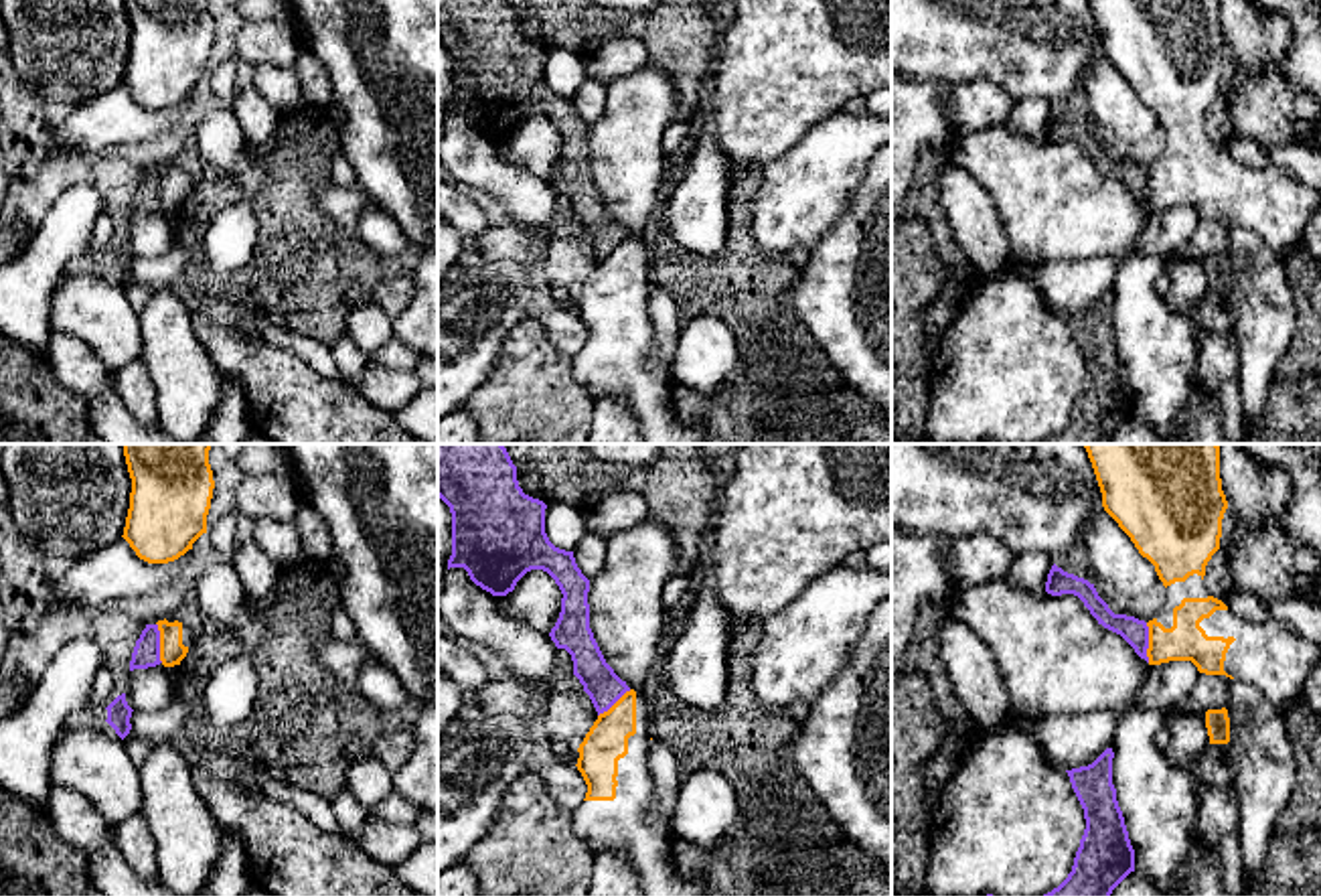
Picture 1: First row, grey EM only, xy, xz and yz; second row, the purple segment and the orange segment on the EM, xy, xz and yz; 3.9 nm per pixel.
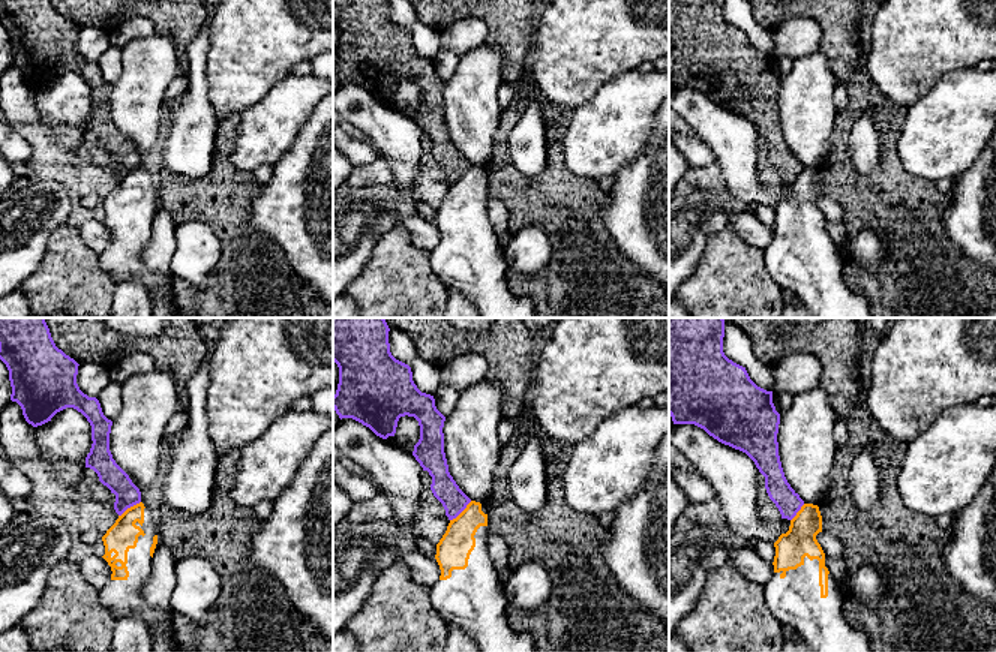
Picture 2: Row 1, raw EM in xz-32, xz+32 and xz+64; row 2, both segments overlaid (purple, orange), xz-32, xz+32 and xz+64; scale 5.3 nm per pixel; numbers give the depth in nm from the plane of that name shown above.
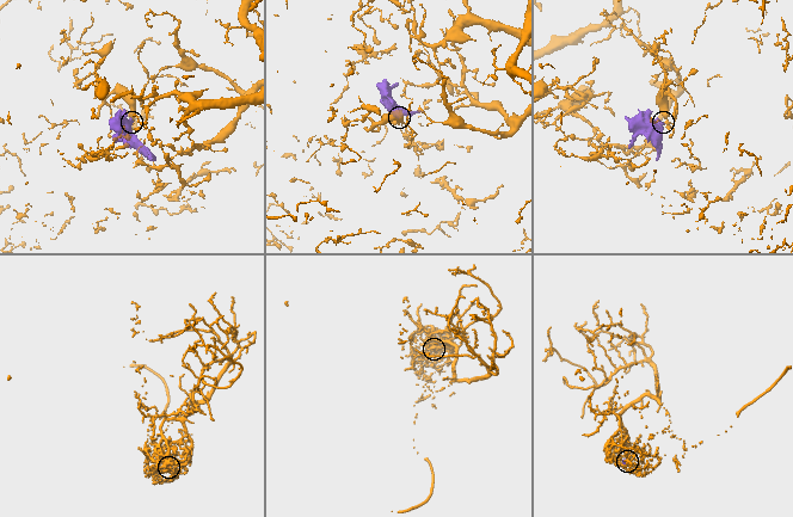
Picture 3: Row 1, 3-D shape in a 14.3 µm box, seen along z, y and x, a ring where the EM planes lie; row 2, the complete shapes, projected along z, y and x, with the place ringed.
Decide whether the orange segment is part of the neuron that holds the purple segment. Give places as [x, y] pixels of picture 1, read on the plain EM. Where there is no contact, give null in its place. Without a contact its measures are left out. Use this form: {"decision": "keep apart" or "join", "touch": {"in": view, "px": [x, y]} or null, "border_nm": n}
{"decision": "keep apart", "touch": {"in": "yz", "px": [1147, 189]}, "border_nm": 160}

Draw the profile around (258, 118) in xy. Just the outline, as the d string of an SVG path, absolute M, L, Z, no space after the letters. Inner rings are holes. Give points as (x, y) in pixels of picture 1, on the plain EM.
M253 85L237 89L227 107L253 146L263 144L278 128L280 114Z

